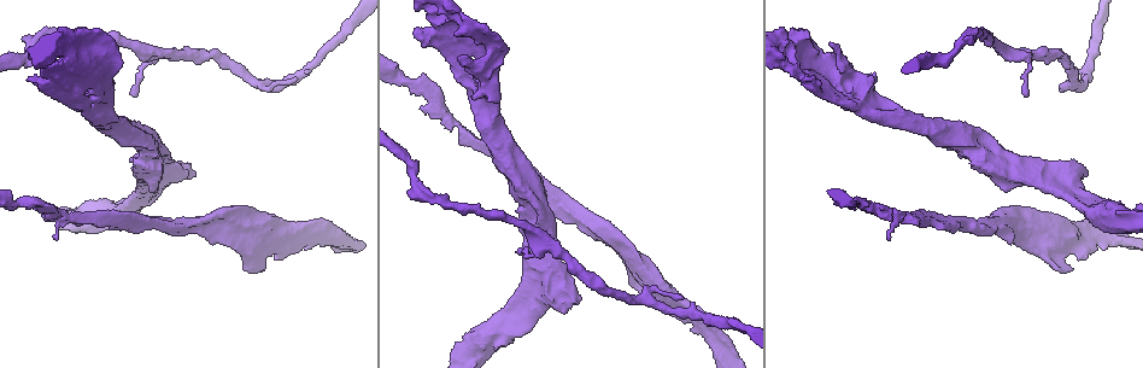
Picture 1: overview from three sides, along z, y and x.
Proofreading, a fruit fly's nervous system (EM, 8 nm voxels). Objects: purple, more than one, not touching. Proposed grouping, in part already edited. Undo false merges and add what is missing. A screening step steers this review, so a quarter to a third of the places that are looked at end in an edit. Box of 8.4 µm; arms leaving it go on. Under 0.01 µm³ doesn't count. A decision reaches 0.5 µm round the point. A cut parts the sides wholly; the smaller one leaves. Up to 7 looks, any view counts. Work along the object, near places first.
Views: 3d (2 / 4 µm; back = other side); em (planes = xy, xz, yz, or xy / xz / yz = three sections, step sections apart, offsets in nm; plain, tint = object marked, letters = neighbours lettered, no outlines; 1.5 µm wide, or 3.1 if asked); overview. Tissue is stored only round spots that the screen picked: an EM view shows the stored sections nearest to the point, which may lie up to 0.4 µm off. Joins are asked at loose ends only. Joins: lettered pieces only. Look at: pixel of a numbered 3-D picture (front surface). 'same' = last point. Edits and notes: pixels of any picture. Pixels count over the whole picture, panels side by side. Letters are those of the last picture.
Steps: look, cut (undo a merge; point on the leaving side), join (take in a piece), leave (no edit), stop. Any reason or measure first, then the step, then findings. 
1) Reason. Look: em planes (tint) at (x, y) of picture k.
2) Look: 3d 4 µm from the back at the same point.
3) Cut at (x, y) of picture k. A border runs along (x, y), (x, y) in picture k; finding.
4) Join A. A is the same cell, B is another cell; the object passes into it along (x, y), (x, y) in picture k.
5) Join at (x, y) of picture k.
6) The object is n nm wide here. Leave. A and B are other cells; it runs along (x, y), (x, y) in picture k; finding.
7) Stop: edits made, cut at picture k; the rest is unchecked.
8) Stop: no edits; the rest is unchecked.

Free end. Look: 3d 4 µm at (294, 81) of picture 1.

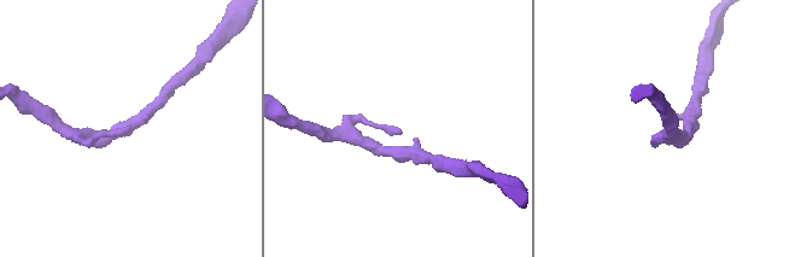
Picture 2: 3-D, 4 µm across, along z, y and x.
Need the tissue. Look: em xz step 8 (letters) at (129, 130) of picture 2.

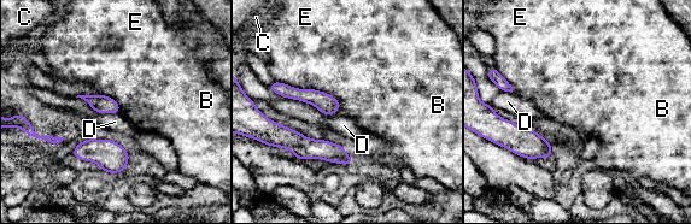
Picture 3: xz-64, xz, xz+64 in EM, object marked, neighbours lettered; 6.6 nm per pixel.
Leave. B, C, D and E are other cells; it runs along (279, 88), (337, 105) in picture 3; none of them fits.

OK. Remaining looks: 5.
Look: 3d 4 µm at (332, 243) of picture 1.

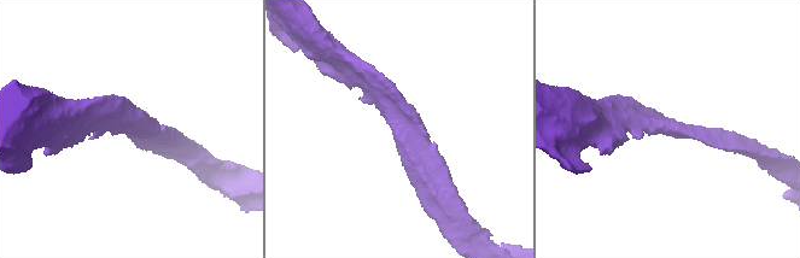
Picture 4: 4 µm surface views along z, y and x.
Look: em yz step 4 (tint) at (401, 125) of picture 4.

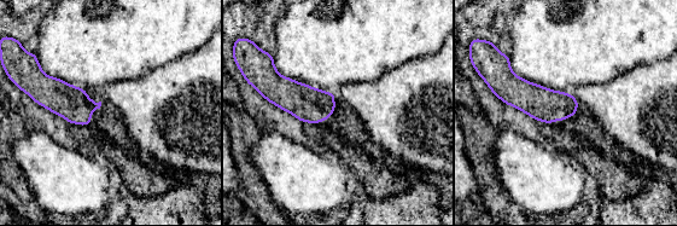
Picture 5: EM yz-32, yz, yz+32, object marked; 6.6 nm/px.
Cut it another way. Look: em planes (letters) at the same point.

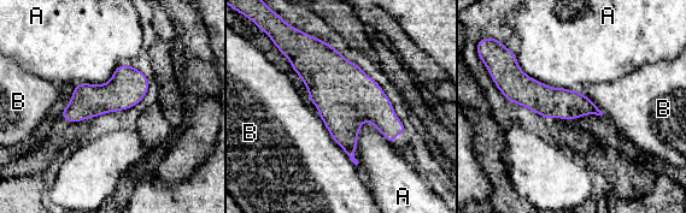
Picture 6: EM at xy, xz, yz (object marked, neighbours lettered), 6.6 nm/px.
The longest contact is with B, 420 nm. Leave. A and B are other cells; it runs along (505, 88), (596, 111) in picture 6; one cell here.

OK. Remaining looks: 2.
Stop: no edits; the rest is unchecked.

